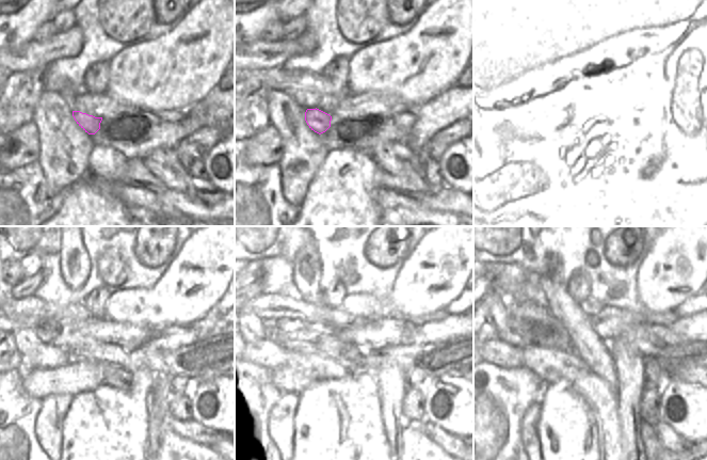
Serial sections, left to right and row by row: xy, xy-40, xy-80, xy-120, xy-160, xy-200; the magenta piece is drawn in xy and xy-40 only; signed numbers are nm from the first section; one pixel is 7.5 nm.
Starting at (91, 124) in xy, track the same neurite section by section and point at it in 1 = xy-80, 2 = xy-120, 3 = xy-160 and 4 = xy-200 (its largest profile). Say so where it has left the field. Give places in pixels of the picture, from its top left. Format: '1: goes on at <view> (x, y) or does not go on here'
1: goes on at xy-80 (550, 117)
2: goes on at xy-120 (44, 357)
3: goes on at xy-160 (266, 353)
4: goes on at xy-200 (498, 352)

